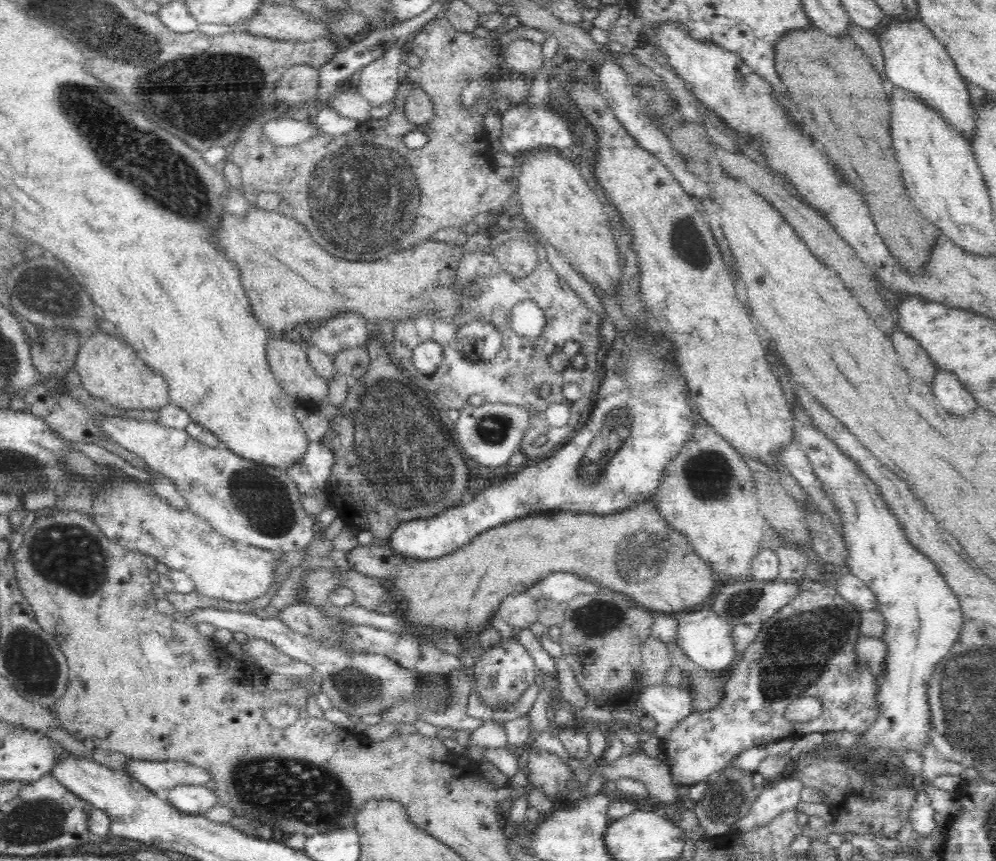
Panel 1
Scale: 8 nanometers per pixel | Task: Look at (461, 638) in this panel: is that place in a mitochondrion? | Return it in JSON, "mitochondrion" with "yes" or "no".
{"mitochondrion":"no"}

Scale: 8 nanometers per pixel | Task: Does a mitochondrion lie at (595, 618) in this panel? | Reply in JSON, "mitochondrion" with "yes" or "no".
{"mitochondrion":"yes"}

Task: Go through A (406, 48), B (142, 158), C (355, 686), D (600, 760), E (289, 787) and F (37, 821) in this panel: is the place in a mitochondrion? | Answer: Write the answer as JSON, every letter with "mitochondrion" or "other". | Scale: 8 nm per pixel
{"A":"other","B":"mitochondrion","C":"mitochondrion","D":"other","E":"mitochondrion","F":"mitochondrion"}

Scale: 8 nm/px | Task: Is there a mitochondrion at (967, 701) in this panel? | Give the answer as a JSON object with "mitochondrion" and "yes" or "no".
{"mitochondrion":"yes"}

